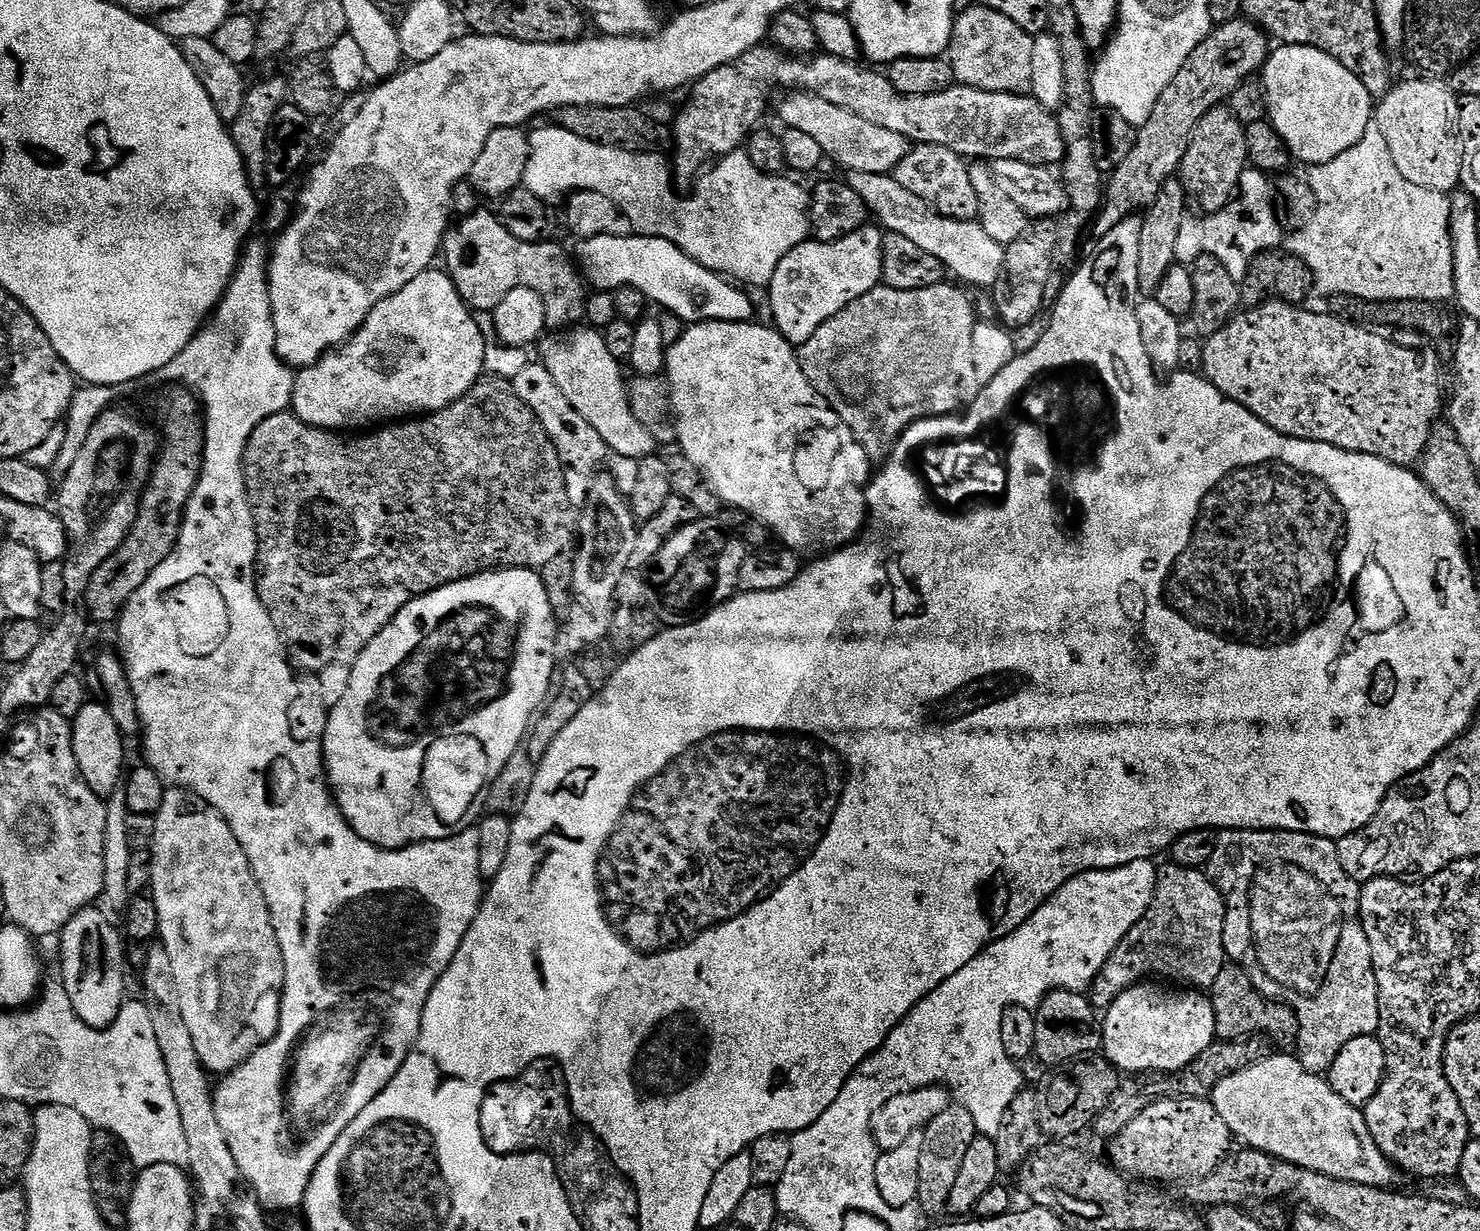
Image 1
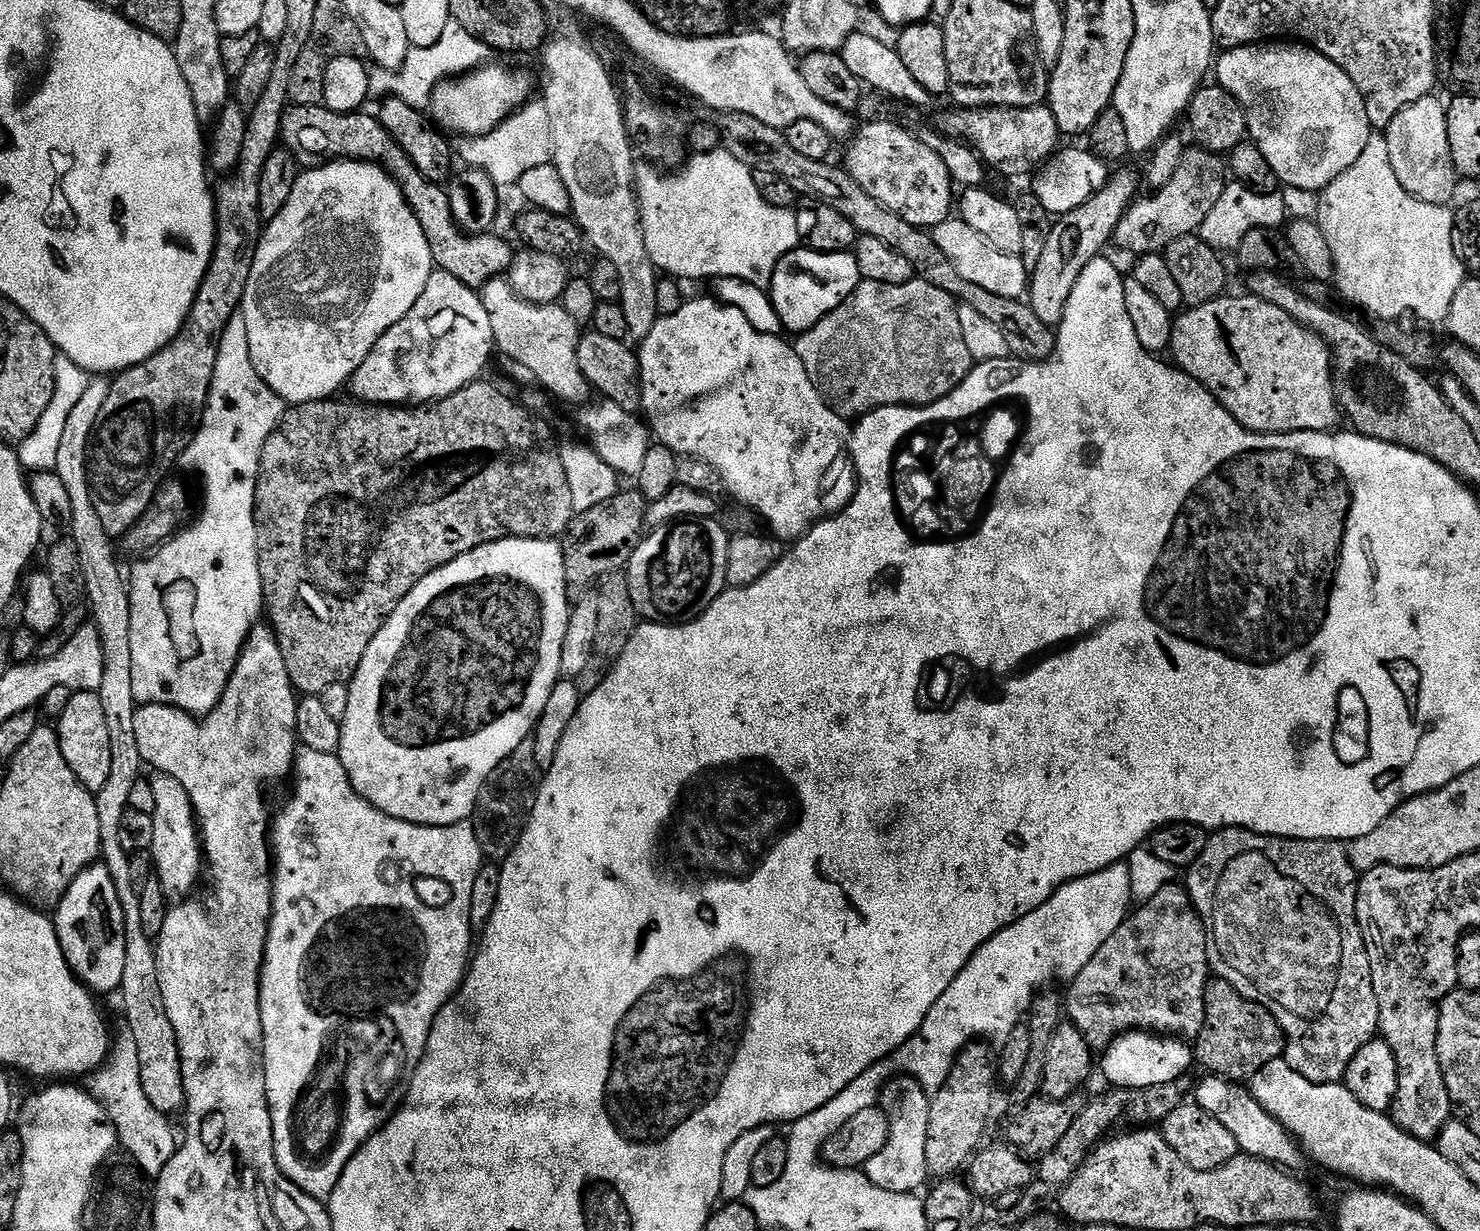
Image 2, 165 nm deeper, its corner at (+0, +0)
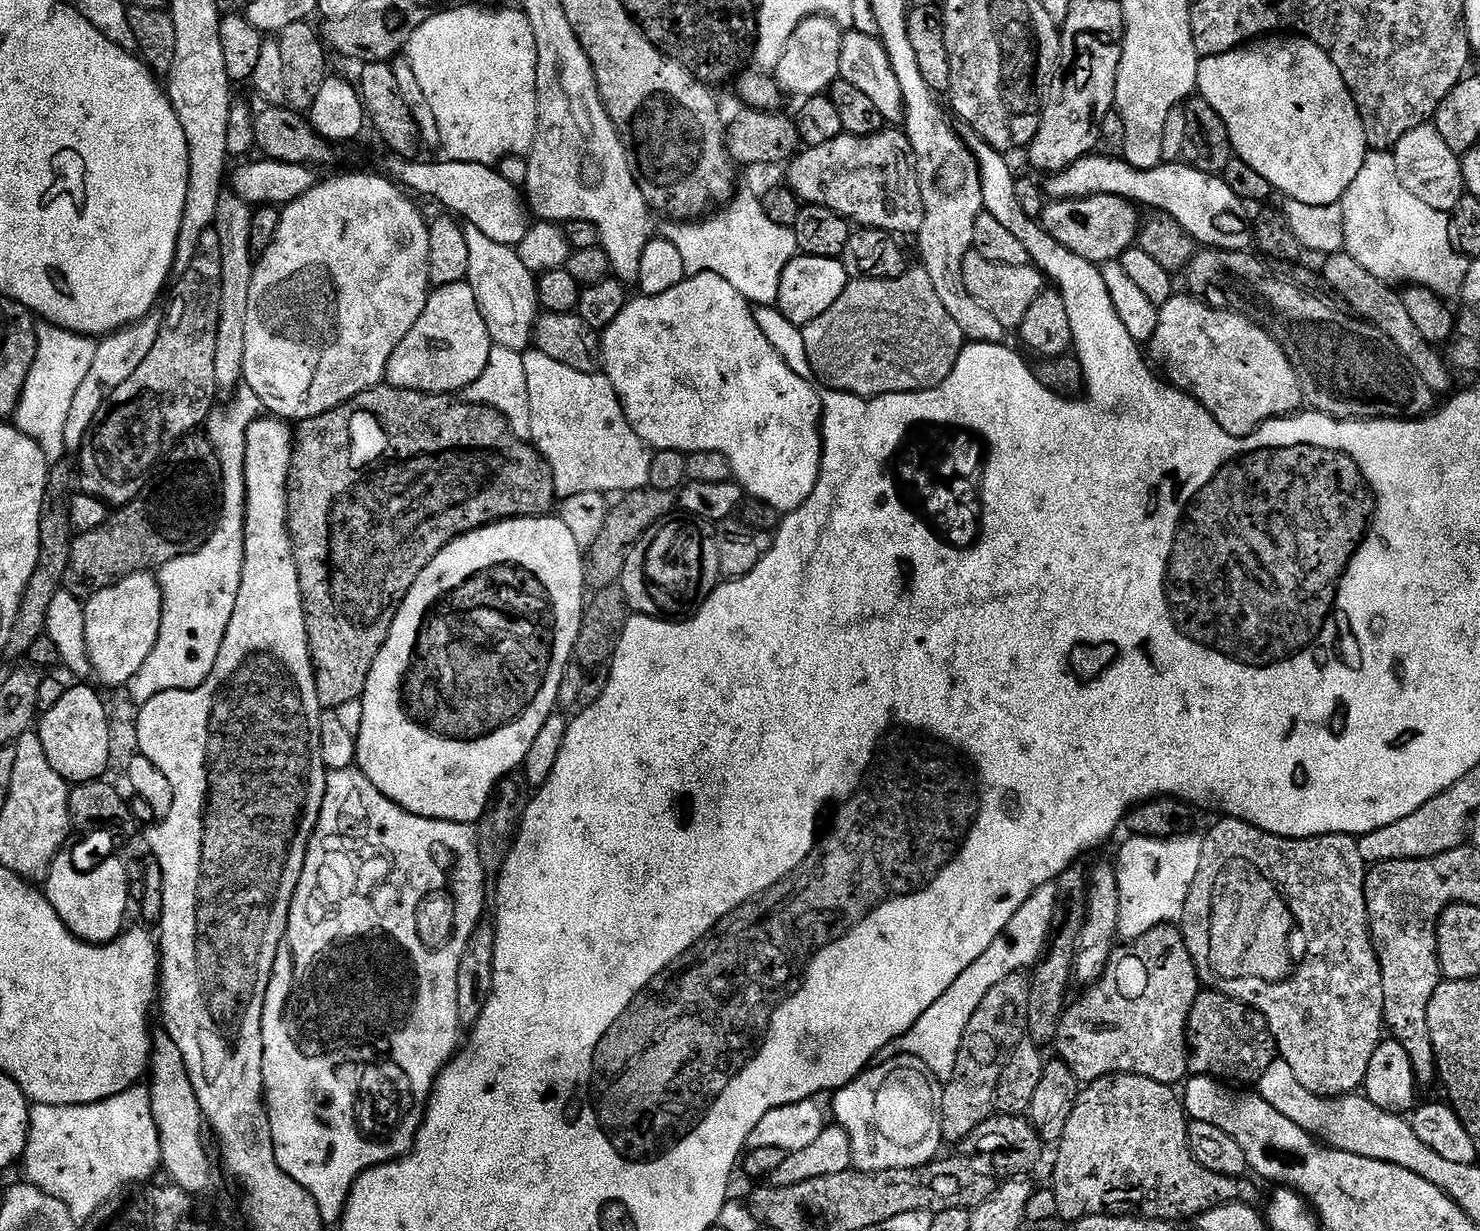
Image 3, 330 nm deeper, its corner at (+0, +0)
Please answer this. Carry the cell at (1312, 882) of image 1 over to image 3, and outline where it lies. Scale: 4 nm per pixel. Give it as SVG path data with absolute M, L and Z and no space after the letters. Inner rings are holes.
M1220 818L1217 820L1220 821L1208 833L1203 833L1202 836L1204 842L1202 846L1202 862L1198 866L1198 874L1194 878L1196 884L1212 884L1212 876L1216 876L1216 867L1222 865L1229 857L1247 857L1248 860L1256 861L1256 864L1259 864L1259 868L1263 869L1265 873L1269 873L1272 877L1272 890L1270 890L1270 886L1266 886L1266 882L1256 874L1254 868L1250 868L1244 862L1234 862L1234 864L1229 863L1228 868L1223 871L1220 880L1216 883L1214 908L1216 908L1216 902L1220 904L1224 900L1230 906L1240 902L1240 912L1244 912L1244 920L1250 920L1250 916L1254 914L1256 928L1264 928L1264 938L1272 940L1272 988L1268 988L1268 984L1260 984L1260 980L1256 979L1235 979L1232 982L1220 983L1220 992L1230 998L1234 998L1238 1002L1247 1004L1249 1008L1253 1008L1256 1012L1264 1015L1268 1028L1271 1030L1273 1038L1276 1039L1276 1051L1279 1059L1284 1060L1286 1066L1290 1066L1290 1070L1294 1070L1294 1078L1298 1078L1298 1082L1302 1082L1302 1086L1306 1086L1306 1090L1310 1090L1310 1094L1325 1098L1335 1098L1355 1093L1363 1085L1366 1078L1366 1069L1370 1066L1370 1058L1374 1058L1374 1050L1378 1050L1382 1033L1386 1028L1384 1022L1382 970L1372 945L1372 931L1368 929L1368 907L1366 906L1366 894L1364 893L1366 865L1360 853L1357 837L1341 835L1307 836L1304 840L1291 840L1289 836L1275 836L1269 832L1263 832L1260 828L1255 828L1253 824L1248 824L1244 820L1231 818Z

